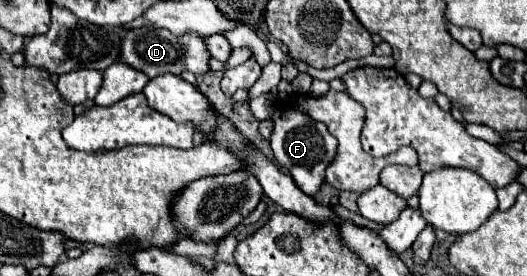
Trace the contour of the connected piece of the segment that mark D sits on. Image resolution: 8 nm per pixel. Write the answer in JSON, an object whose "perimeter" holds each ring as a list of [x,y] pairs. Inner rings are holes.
{"perimeter":[[[139,27],[131,29],[123,39],[123,55],[121,61],[143,71],[149,77],[157,77],[163,73],[181,75],[183,71],[191,71],[195,75],[203,75],[209,71],[209,49],[205,43],[205,35],[187,31],[183,35],[173,35],[167,29],[155,29],[155,27]]]}

